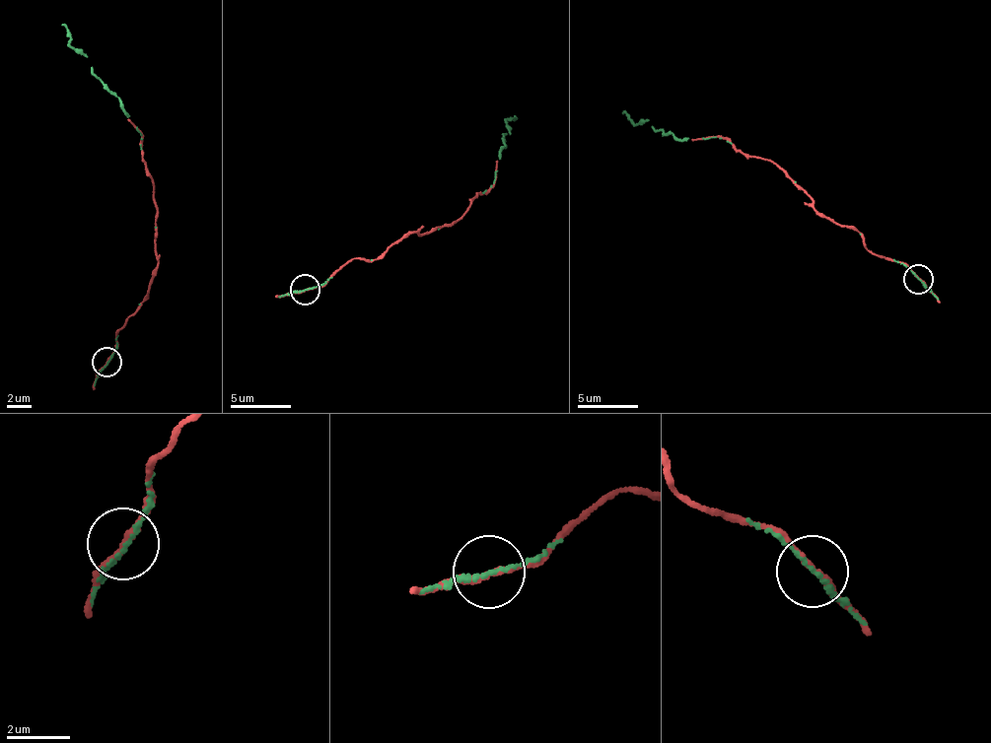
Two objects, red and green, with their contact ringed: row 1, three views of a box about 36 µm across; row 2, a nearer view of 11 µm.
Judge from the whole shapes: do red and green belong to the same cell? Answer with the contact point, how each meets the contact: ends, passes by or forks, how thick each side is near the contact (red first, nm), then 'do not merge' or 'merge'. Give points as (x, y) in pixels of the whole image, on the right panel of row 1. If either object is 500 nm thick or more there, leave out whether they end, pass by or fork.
(918, 279) | red passes by | green passes by | 180/90 nm | merge

